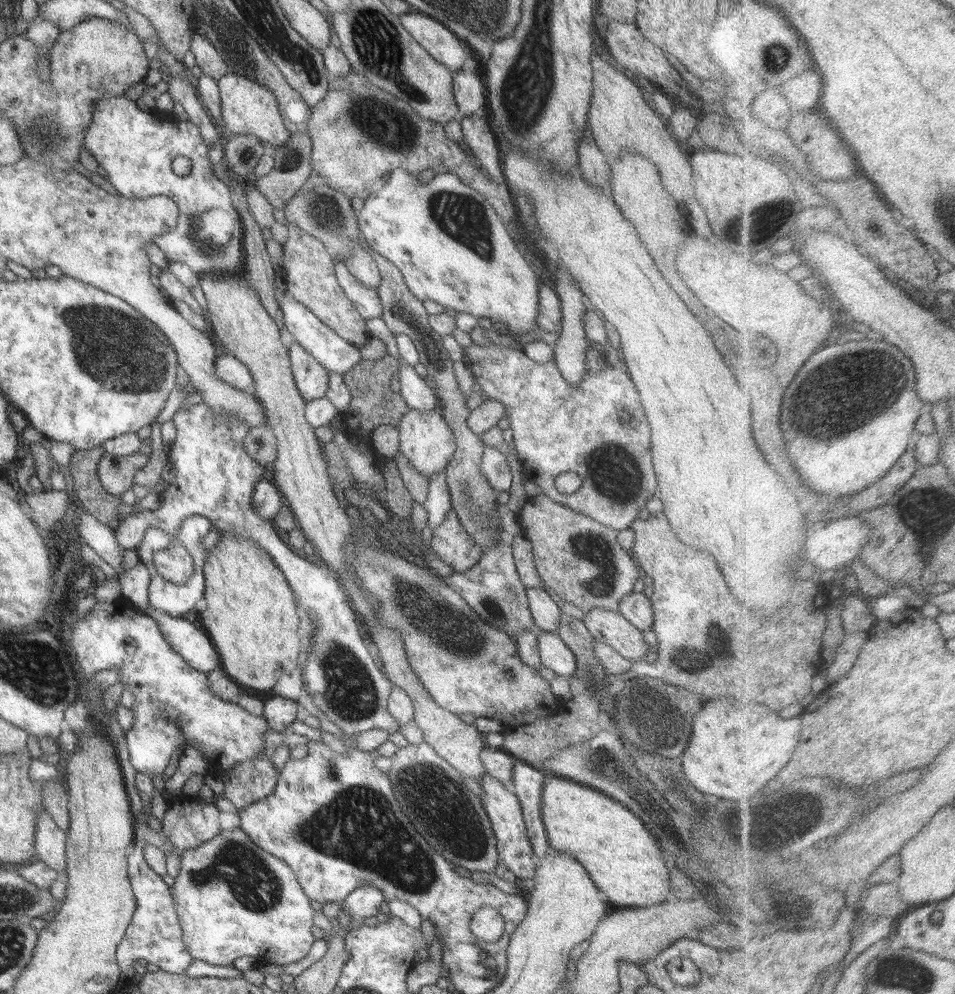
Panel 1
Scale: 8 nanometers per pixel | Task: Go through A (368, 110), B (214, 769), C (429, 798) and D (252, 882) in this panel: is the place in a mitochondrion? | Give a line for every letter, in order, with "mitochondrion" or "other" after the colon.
A: mitochondrion
B: other
C: mitochondrion
D: mitochondrion

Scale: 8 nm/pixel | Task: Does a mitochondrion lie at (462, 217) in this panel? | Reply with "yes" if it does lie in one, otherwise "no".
yes

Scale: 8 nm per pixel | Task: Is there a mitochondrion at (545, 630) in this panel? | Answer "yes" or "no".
no

